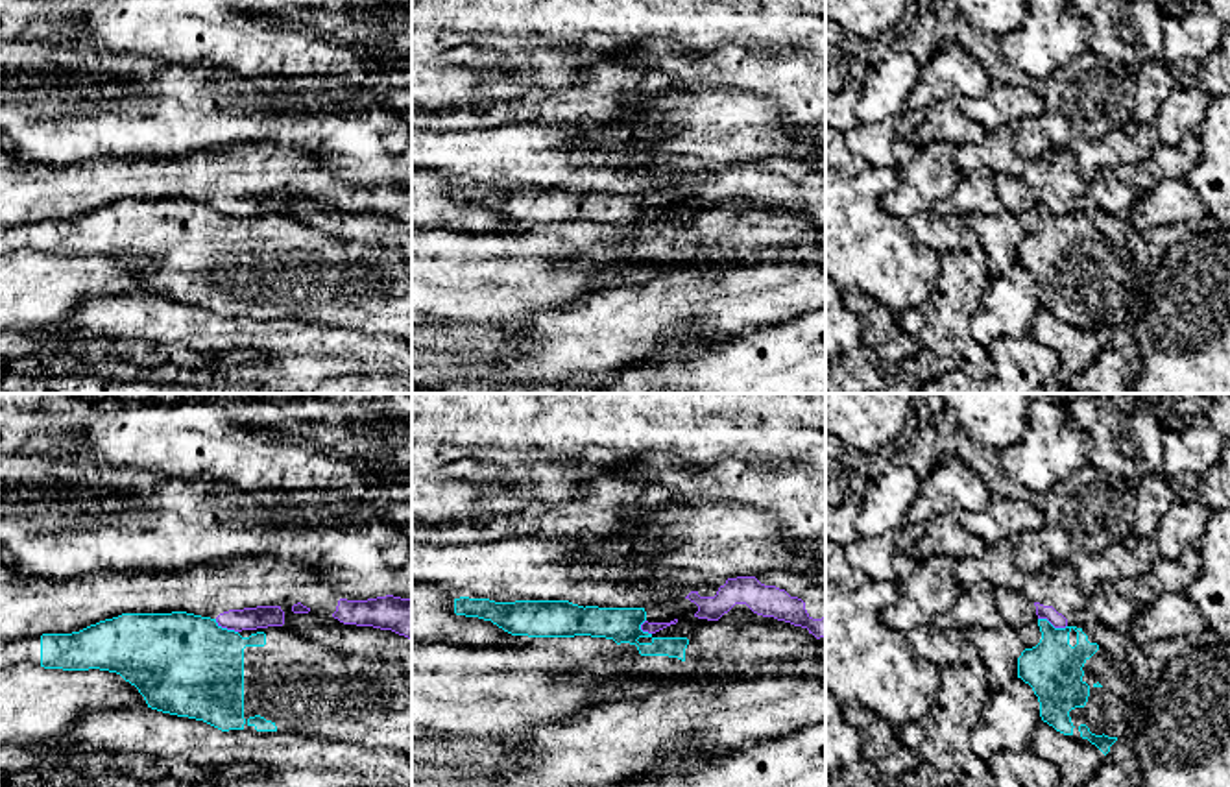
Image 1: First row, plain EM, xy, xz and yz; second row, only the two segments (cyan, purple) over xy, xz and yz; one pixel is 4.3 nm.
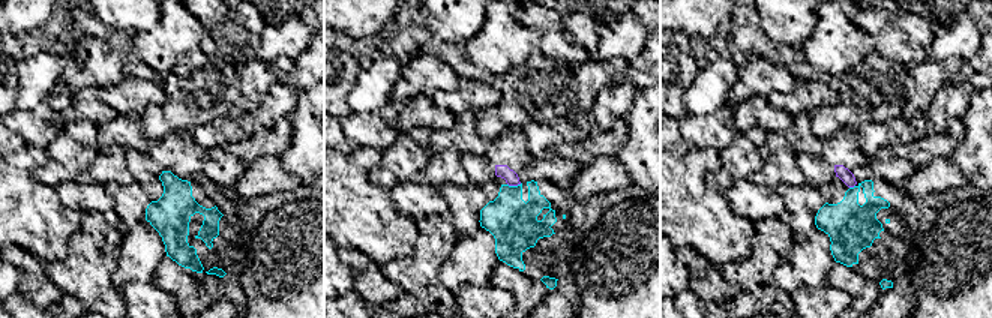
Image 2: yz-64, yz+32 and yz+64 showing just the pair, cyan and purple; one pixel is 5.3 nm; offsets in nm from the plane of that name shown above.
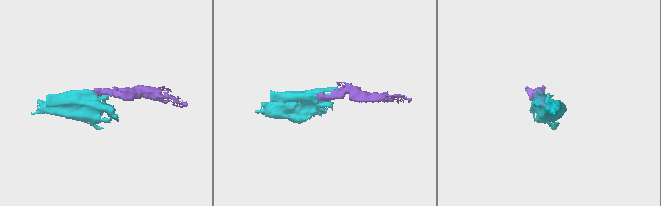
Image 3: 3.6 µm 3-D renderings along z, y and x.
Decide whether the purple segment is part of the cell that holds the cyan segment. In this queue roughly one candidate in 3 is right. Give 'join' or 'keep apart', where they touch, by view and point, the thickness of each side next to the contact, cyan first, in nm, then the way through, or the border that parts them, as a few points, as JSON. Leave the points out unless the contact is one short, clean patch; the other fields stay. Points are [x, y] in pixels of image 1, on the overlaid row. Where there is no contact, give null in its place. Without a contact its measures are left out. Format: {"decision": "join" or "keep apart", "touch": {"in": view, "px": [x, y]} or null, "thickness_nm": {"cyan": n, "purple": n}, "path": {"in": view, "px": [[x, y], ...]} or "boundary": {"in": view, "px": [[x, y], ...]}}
{"decision": "keep apart", "touch": {"in": "yz", "px": [1051, 625]}, "thickness_nm": {"cyan": 240, "purple": 70}, "boundary": {"in": "yz", "px": [[1038, 617], [1055, 627], [1066, 627]]}}

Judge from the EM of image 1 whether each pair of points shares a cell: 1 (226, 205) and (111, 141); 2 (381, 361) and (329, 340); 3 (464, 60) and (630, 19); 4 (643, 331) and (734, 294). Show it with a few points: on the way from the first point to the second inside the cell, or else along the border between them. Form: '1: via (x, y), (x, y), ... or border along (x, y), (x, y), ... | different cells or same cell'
1: border along (133, 157), (139, 159) | different cells
2: via (368, 355), (342, 351) | same cell
3: border along (446, 52), (457, 47), (479, 47), (506, 60) | different cells
4: via (665, 309), (682, 303), (711, 303) | same cell

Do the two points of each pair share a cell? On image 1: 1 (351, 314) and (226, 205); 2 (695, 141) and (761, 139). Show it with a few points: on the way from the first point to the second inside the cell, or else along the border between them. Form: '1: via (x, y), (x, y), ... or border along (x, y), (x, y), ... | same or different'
1: border along (281, 211), (239, 218) | different
2: via (711, 139), (745, 139) | same

